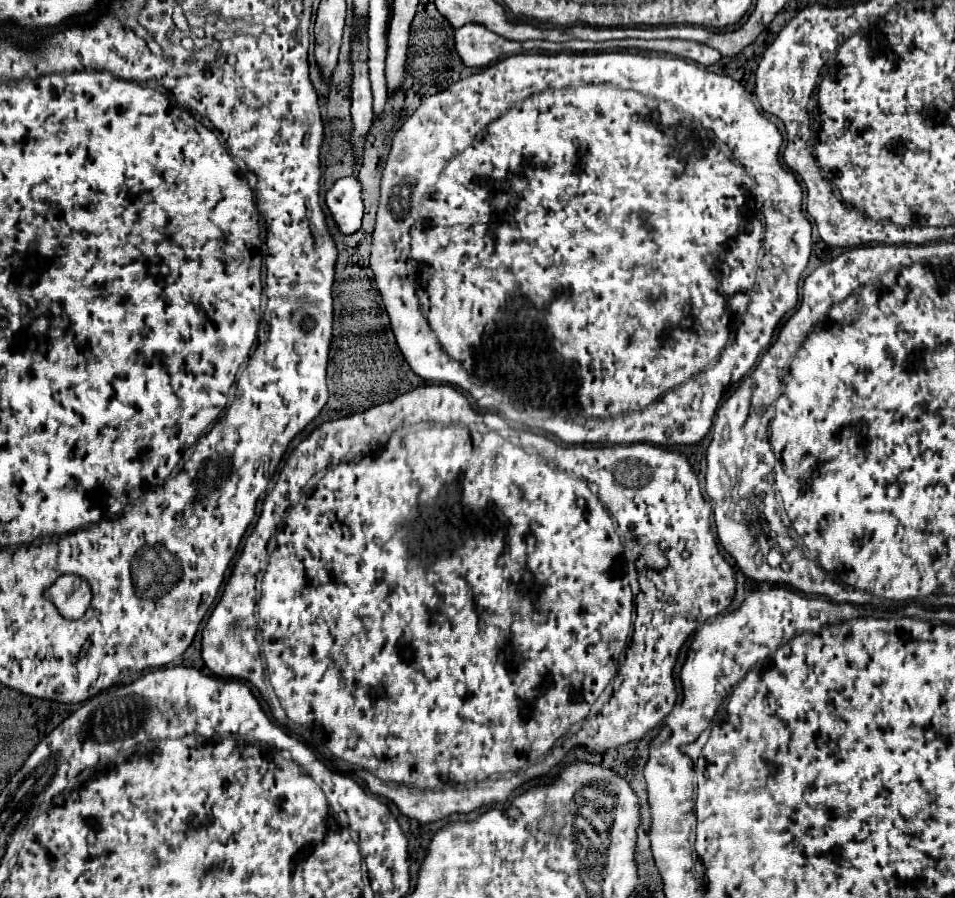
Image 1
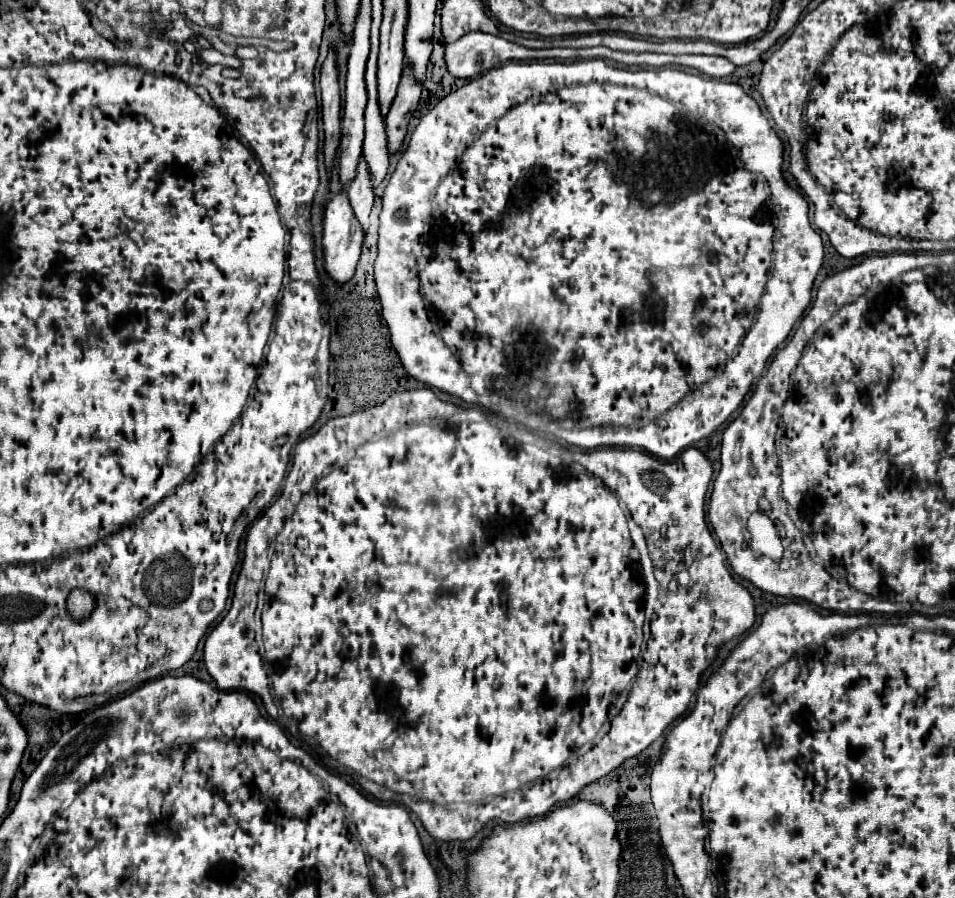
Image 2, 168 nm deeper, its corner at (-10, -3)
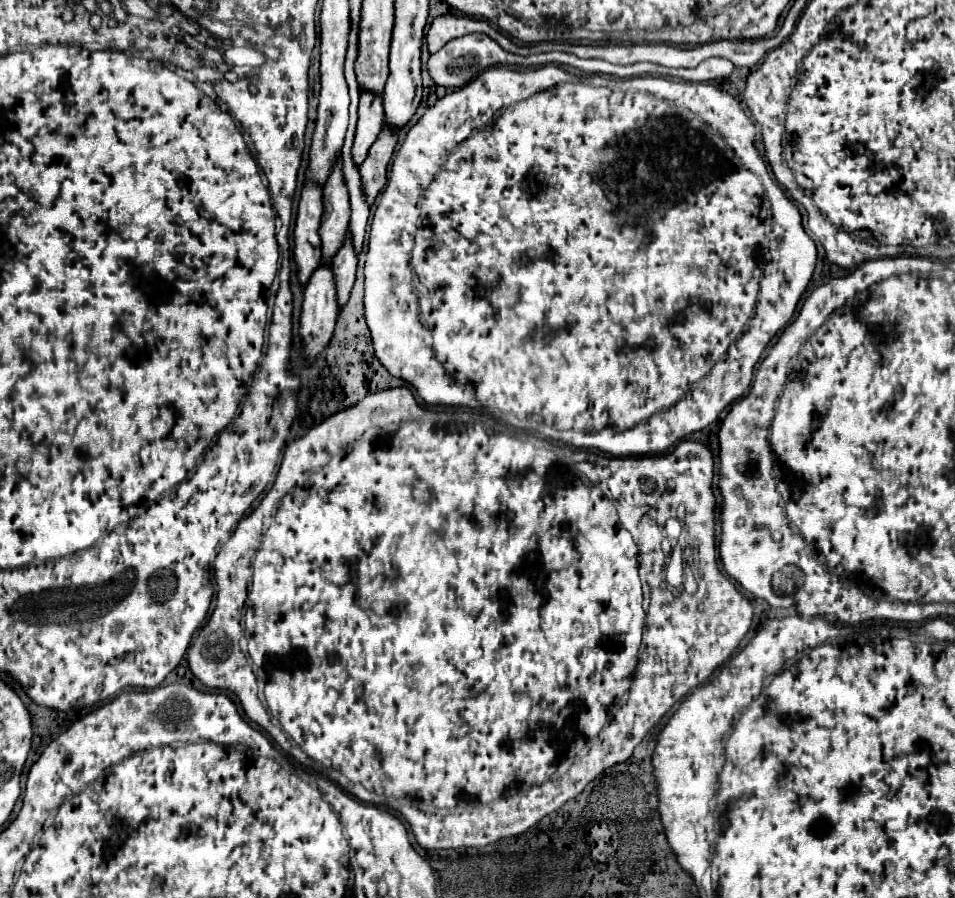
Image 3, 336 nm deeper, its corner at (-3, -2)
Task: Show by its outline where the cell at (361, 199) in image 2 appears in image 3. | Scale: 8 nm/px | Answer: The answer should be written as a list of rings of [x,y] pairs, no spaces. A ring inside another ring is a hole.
[[[346,234],[344,246],[338,250],[334,262],[332,262],[334,278],[336,278],[336,300],[338,300],[338,312],[344,308],[344,304],[350,298],[350,290],[356,280],[356,256],[352,250],[350,234]]]

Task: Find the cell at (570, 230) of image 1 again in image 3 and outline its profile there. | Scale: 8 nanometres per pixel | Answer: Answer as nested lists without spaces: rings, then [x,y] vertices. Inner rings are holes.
[[[496,66],[484,70],[468,86],[460,90],[452,90],[444,98],[440,98],[432,108],[426,110],[426,114],[418,120],[418,124],[410,128],[406,140],[396,152],[394,164],[390,168],[388,184],[380,194],[378,210],[370,226],[368,254],[364,266],[364,276],[366,276],[364,312],[366,312],[366,324],[370,328],[376,358],[392,376],[398,376],[410,386],[414,386],[418,396],[426,404],[476,408],[478,402],[476,398],[472,398],[472,392],[460,386],[460,384],[468,384],[468,386],[472,384],[482,406],[493,410],[489,413],[490,416],[500,419],[499,414],[506,414],[506,416],[512,414],[511,416],[515,416],[516,429],[532,431],[532,434],[536,434],[537,437],[539,437],[537,424],[546,424],[554,430],[568,430],[568,432],[556,432],[556,440],[558,442],[562,440],[564,444],[574,448],[596,448],[600,452],[608,452],[614,456],[644,456],[644,454],[668,452],[676,444],[676,440],[706,428],[718,418],[718,414],[726,406],[730,406],[732,402],[736,402],[746,394],[756,362],[760,360],[770,340],[776,334],[780,334],[790,322],[790,318],[794,316],[796,304],[802,298],[814,274],[816,246],[802,228],[802,214],[798,206],[768,176],[766,164],[754,146],[754,134],[756,134],[754,124],[744,114],[740,104],[730,94],[720,92],[710,84],[686,82],[662,74],[644,74],[640,78],[629,79],[605,74],[574,76],[558,66],[542,66],[532,70],[508,70],[504,66]],[[680,152],[684,156],[684,168],[692,168],[698,176],[680,174]]]

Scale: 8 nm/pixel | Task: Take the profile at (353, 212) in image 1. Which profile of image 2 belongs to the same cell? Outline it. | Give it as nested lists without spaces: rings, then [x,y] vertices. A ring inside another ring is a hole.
[[[345,191],[333,195],[333,199],[327,203],[327,211],[325,211],[323,247],[325,247],[325,269],[335,281],[345,283],[353,277],[355,265],[357,265],[359,255],[361,255],[363,239],[365,239],[365,231],[363,231],[363,227],[359,227],[359,221],[355,219],[355,213],[351,211],[349,195]]]

